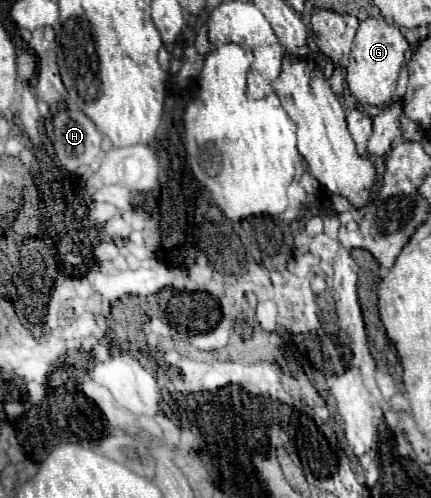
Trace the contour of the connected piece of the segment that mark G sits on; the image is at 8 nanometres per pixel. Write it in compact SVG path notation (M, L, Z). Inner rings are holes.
M367 18L359 22L353 46L351 46L351 62L347 66L347 84L351 94L361 102L361 104L371 104L371 106L383 106L391 100L395 92L395 84L401 72L401 66L405 64L405 50L409 48L407 40L403 34L387 24L385 20L377 18Z

